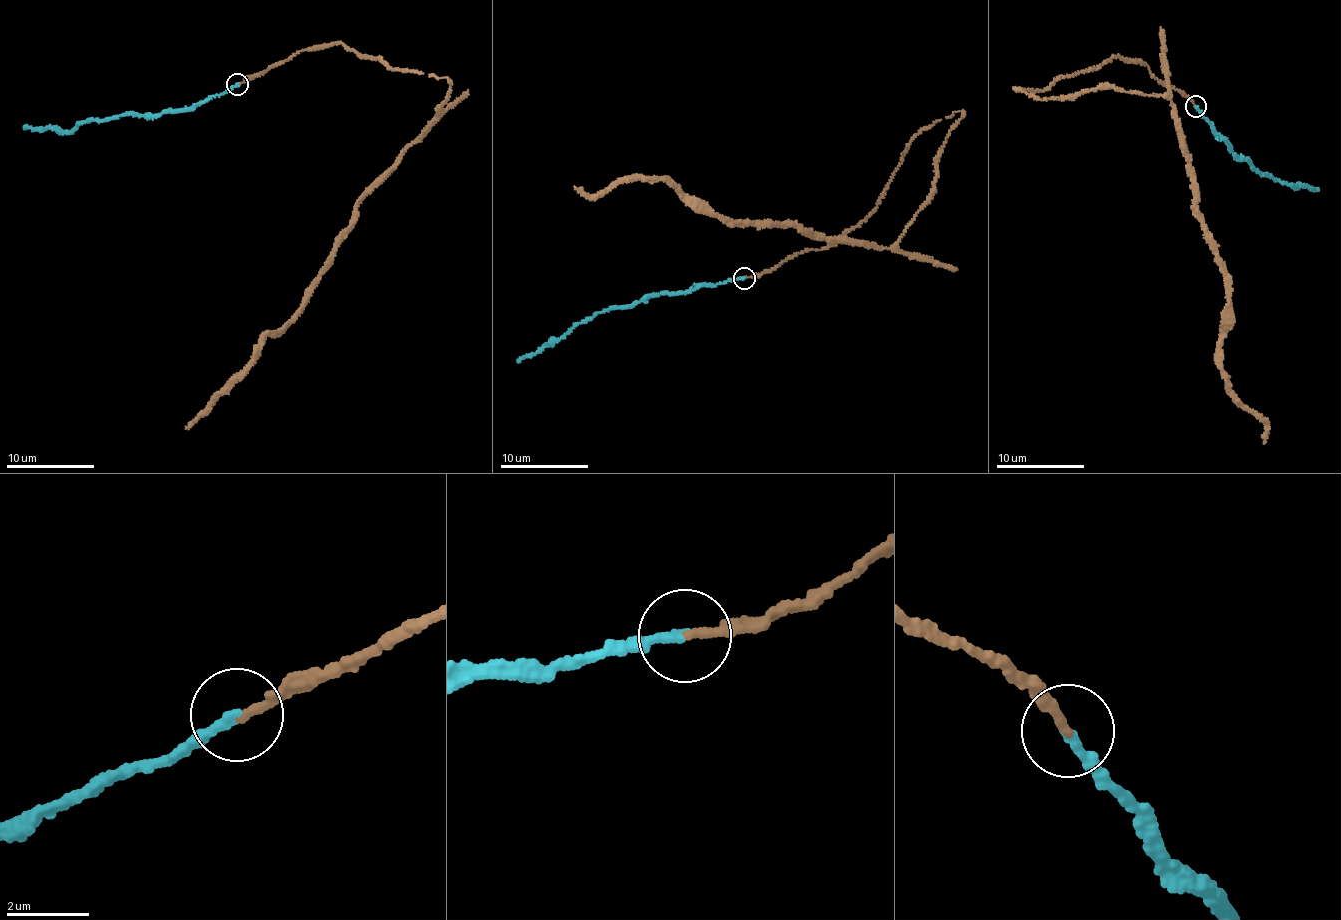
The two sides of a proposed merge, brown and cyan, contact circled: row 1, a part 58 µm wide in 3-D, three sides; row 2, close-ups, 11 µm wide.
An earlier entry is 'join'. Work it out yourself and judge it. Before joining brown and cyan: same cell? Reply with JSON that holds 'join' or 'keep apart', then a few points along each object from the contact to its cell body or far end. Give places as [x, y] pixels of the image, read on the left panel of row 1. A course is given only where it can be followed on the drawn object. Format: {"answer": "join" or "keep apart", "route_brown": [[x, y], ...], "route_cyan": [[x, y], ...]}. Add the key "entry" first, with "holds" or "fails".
{"entry": "holds", "answer": "join", "route_brown": [[238, 83], [338, 42], [394, 69], [448, 80], [451, 92], [440, 117], [358, 204], [311, 294], [186, 428]], "route_cyan": [[238, 83], [197, 105], [150, 116], [131, 114], [96, 120], [79, 123], [70, 130], [24, 127]]}

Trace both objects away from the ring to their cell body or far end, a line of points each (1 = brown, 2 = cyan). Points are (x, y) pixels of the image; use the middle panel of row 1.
1: (745, 277), (860, 226), (913, 137), (963, 111), (929, 202), (887, 248), (695, 210), (664, 180), (574, 186)
2: (745, 277), (648, 297), (629, 307), (593, 313), (575, 323), (563, 336), (518, 362)

